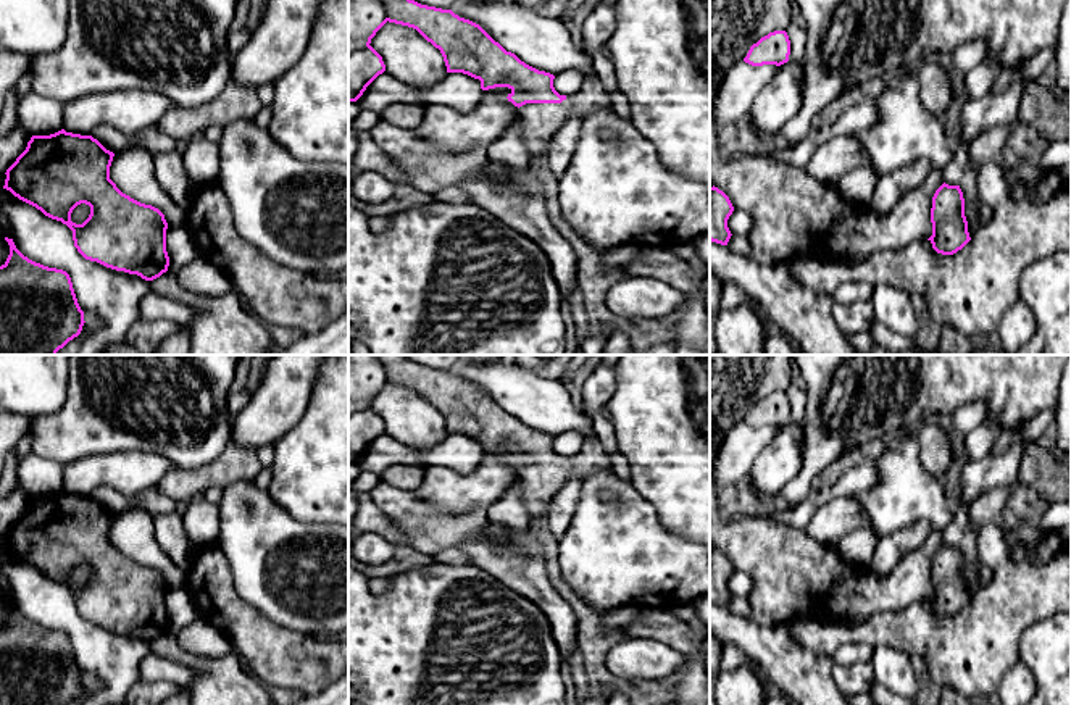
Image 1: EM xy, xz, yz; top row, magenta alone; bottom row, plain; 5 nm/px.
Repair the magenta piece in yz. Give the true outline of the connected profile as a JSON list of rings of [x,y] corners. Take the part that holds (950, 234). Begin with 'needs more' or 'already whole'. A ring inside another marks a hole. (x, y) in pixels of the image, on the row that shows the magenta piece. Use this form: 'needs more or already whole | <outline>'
already whole | [[[944,182],[936,190],[932,197],[931,223],[932,236],[927,240],[937,253],[953,255],[971,240],[960,186],[948,186]]]

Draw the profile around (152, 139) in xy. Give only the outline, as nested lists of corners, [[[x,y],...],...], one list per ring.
[[[100,124],[90,136],[113,153],[126,148],[145,148],[150,153],[165,153],[177,148],[177,140],[161,132],[156,126],[135,134],[123,134],[116,127]]]

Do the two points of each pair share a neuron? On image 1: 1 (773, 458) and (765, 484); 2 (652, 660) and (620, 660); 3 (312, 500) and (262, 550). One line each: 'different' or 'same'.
1: same
2: same
3: different

